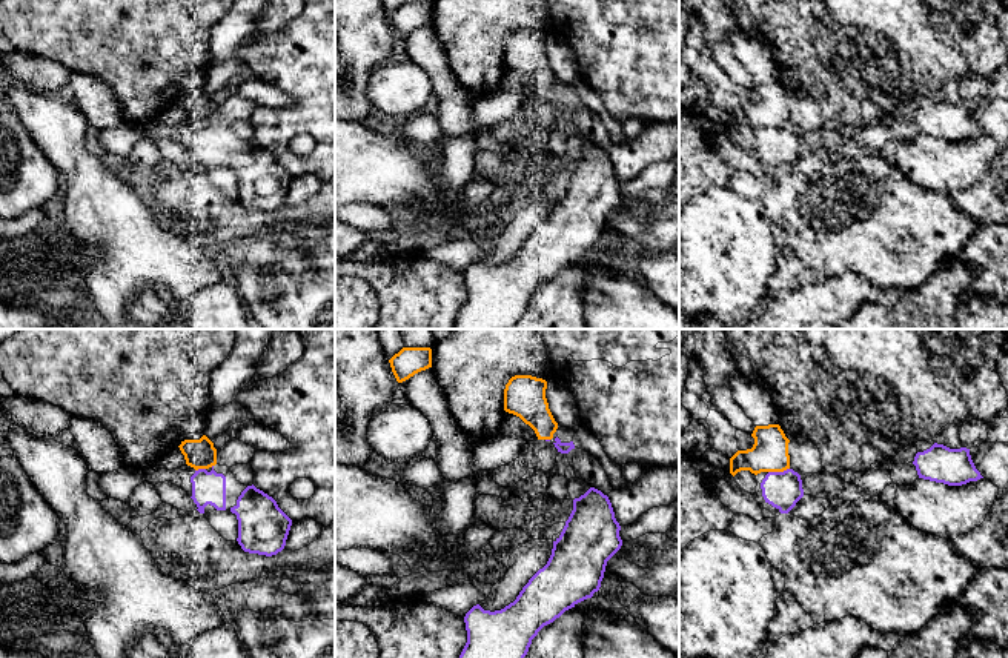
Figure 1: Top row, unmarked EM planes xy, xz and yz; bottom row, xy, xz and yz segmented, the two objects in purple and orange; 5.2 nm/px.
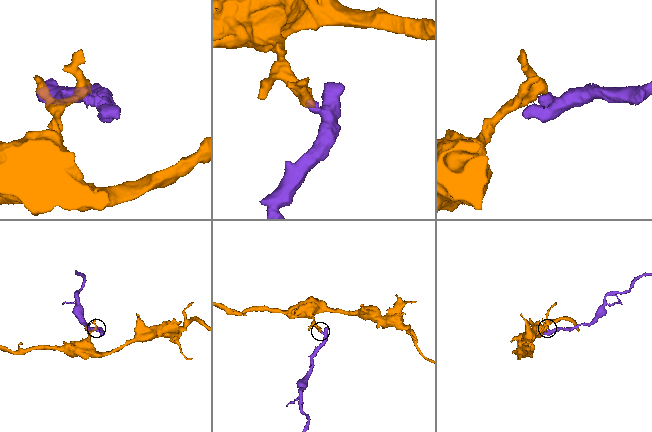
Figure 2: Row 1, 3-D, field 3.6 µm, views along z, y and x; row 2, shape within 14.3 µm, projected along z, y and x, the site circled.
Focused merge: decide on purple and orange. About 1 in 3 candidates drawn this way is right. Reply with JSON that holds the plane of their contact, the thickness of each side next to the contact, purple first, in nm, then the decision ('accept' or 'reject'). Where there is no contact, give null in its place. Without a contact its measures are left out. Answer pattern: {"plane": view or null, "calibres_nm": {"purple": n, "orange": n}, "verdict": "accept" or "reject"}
{"plane": "yz", "calibres_nm": {"purple": 190, "orange": 190}, "verdict": "reject"}

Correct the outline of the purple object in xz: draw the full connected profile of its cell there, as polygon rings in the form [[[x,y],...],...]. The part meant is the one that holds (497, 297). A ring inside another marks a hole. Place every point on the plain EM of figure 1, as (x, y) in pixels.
[[[590,143],[575,154],[573,166],[553,197],[547,220],[529,235],[516,255],[501,266],[490,268],[476,260],[466,269],[467,298],[453,329],[512,329],[544,281],[599,246],[607,217],[622,201],[619,186],[612,158],[601,146]]]

